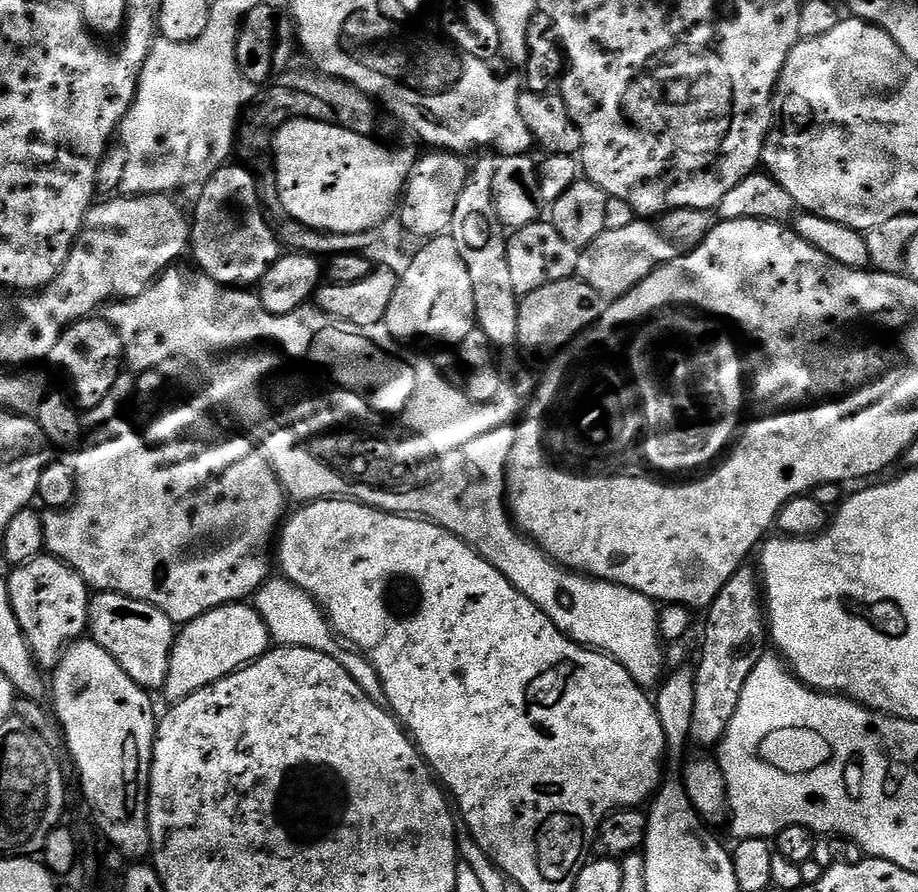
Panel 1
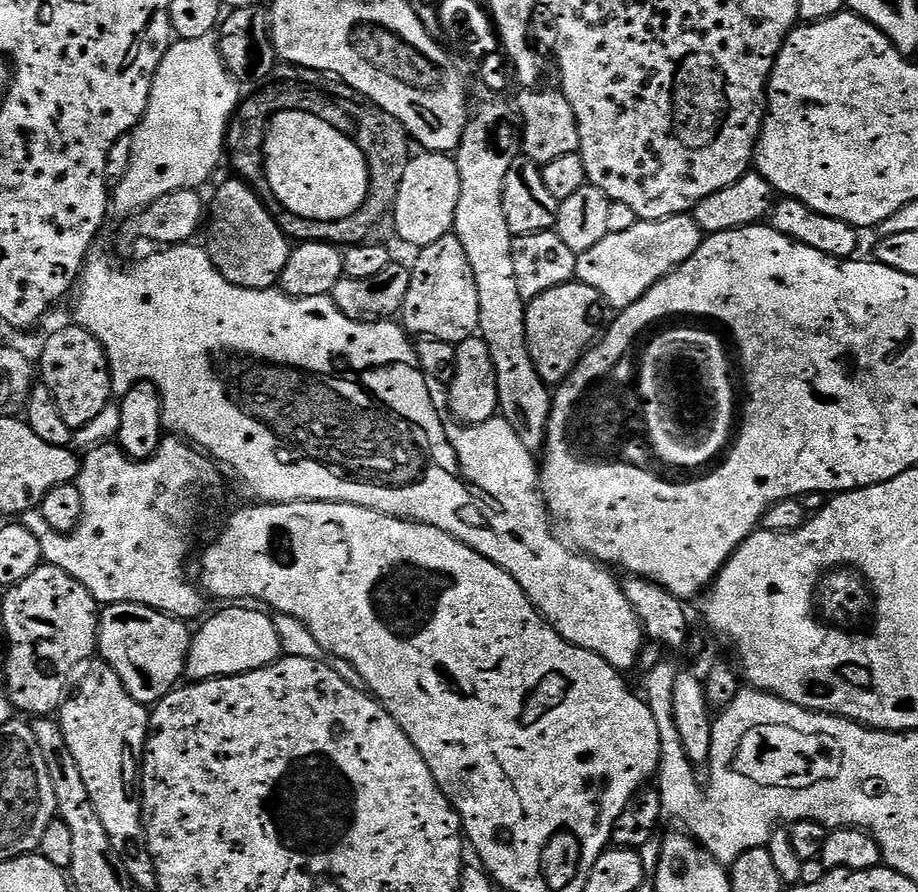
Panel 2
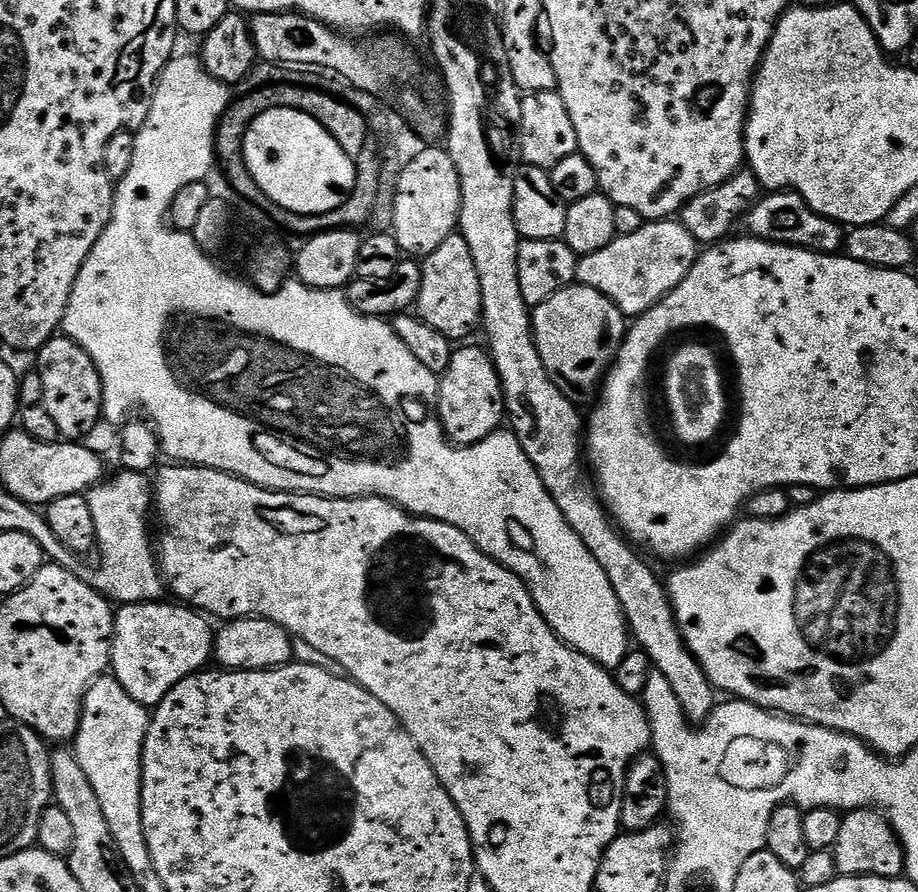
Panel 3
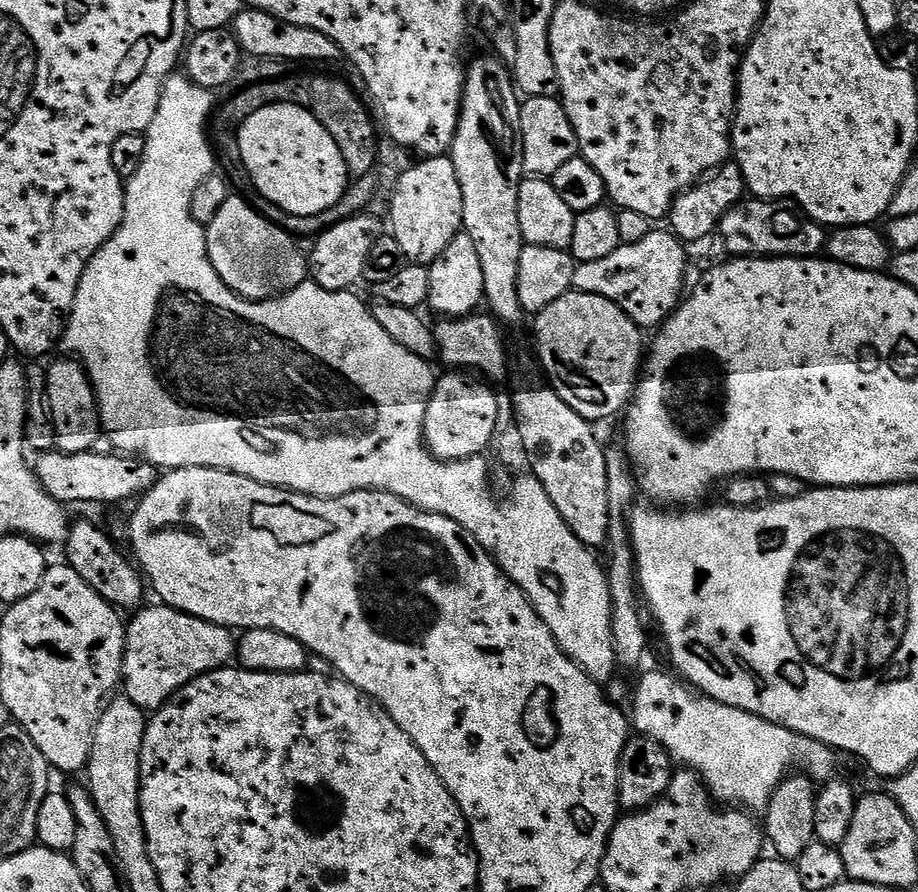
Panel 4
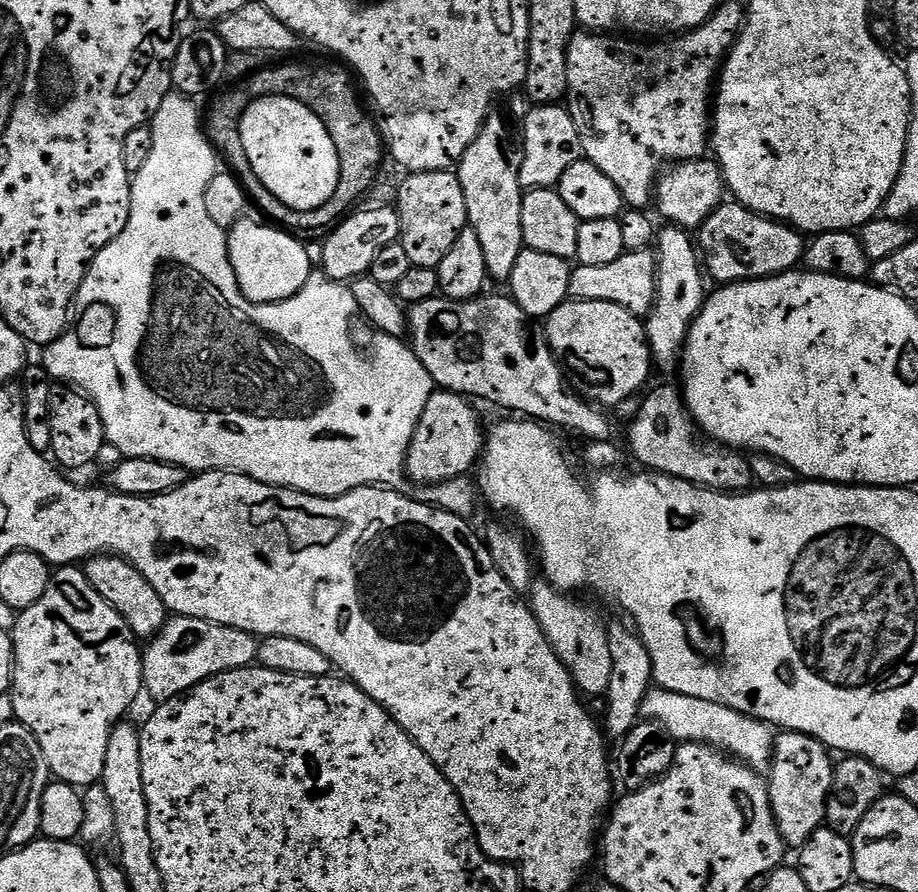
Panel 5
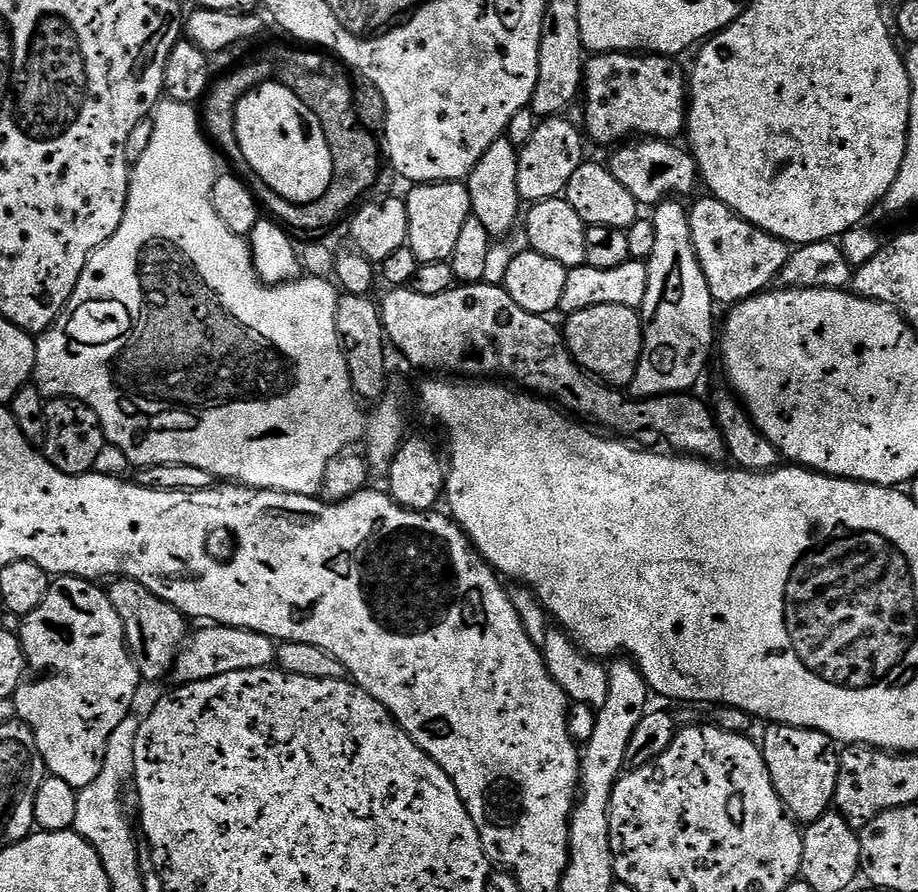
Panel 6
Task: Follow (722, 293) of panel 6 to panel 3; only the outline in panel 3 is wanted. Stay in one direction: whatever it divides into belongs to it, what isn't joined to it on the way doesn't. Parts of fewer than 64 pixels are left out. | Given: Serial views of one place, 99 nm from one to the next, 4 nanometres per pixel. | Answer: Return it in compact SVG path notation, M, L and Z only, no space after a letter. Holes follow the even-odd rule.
M773 192L761 195L756 205L747 212L742 221L747 235L753 240L765 240L775 244L789 244L827 256L839 253L846 244L846 232L835 220L818 214L797 192Z

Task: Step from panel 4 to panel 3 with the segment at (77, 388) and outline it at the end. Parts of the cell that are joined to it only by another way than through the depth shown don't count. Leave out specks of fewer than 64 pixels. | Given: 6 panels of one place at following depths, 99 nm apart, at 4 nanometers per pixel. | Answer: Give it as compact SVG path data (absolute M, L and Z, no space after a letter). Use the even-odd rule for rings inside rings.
M57 334L52 337L50 342L46 342L46 346L40 348L35 360L37 364L35 367L42 378L43 404L46 406L46 410L50 410L50 418L54 418L61 437L68 442L83 441L84 437L94 430L94 426L100 423L104 410L104 387L102 378L98 374L98 366L94 364L94 358L82 346L78 346L78 342L74 342L66 335Z

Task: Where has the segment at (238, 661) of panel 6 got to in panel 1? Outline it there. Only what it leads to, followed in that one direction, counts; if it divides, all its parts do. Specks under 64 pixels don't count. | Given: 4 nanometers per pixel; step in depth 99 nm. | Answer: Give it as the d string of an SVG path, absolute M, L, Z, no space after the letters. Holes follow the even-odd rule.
M96 592L88 601L88 632L91 639L109 652L126 674L130 674L138 687L163 689L172 653L174 625L162 610L117 592Z

